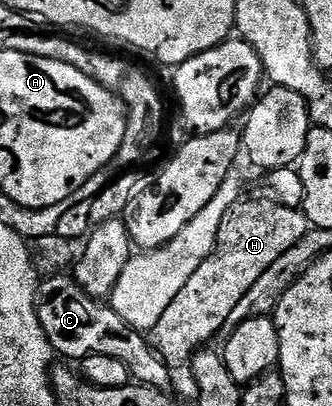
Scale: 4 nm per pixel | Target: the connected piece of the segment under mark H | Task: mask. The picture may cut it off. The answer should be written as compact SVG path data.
M246 198L234 204L232 210L228 210L224 222L220 222L220 234L214 252L208 254L204 262L200 262L200 270L196 270L196 274L188 278L184 290L180 290L180 294L172 298L168 310L160 314L160 318L149 333L148 339L153 344L155 352L171 366L189 365L194 353L209 345L206 343L214 335L217 337L221 333L224 322L228 322L228 314L232 314L236 302L240 302L240 298L244 298L244 294L252 290L252 285L260 279L260 274L264 274L264 270L268 270L268 266L272 266L272 262L280 258L280 254L288 254L288 250L292 250L292 246L296 246L296 242L300 242L300 238L304 238L304 234L309 232L311 227L310 221L301 210L284 206L273 198L267 200Z

